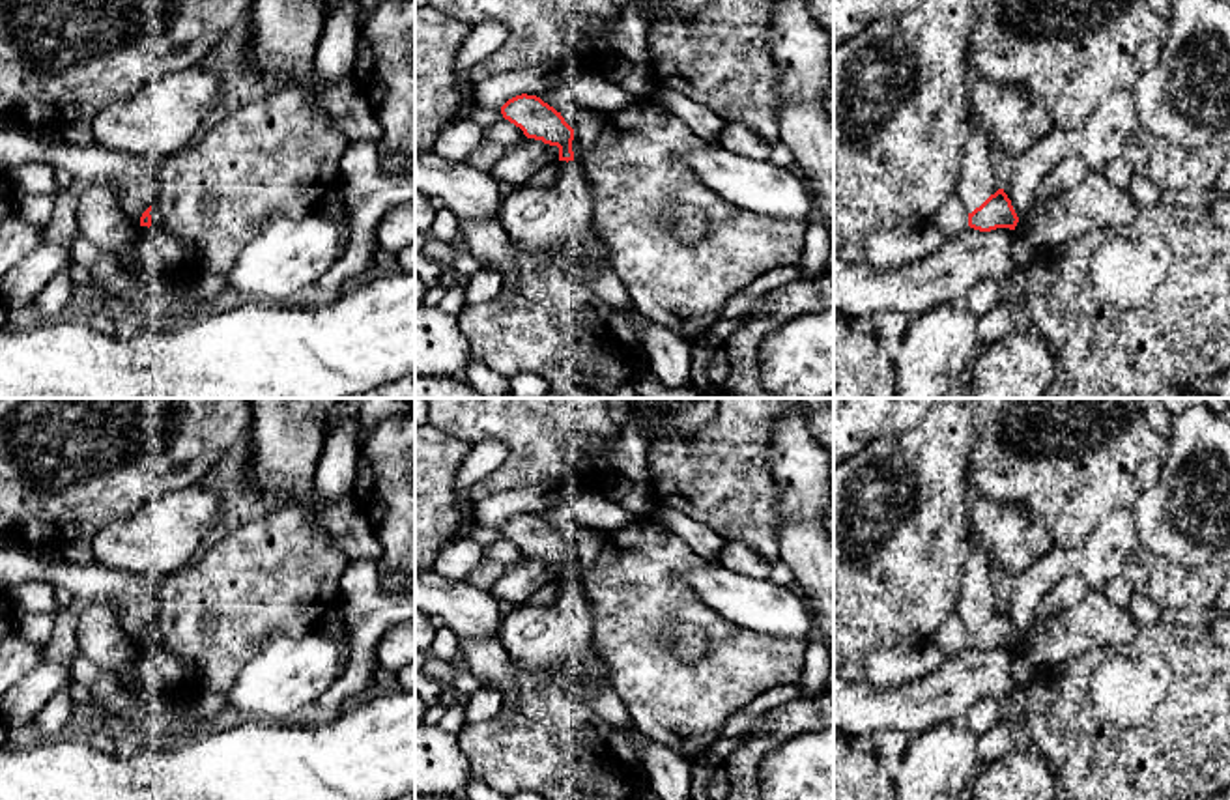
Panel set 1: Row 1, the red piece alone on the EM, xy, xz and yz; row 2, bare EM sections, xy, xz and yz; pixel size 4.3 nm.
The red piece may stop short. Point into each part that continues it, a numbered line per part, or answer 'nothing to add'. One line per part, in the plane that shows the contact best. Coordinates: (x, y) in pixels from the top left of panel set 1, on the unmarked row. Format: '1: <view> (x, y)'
1: xy (157, 640)

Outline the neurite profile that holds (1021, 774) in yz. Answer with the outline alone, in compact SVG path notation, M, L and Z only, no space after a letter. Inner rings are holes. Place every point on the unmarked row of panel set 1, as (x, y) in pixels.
M1013 748L978 772L968 800L1054 800L1056 778L1034 750Z

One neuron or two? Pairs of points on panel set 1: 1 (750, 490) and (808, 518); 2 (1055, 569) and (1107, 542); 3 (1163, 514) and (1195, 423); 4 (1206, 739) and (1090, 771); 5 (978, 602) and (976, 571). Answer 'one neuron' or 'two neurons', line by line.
1: two neurons
2: two neurons
3: one neuron
4: one neuron
5: one neuron

